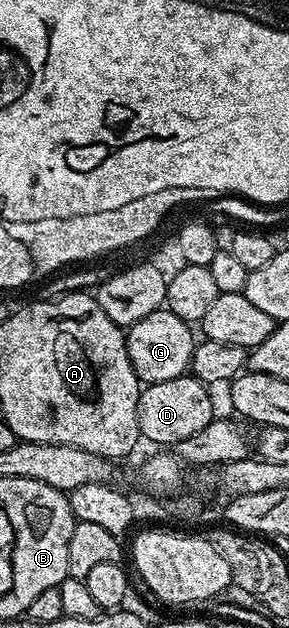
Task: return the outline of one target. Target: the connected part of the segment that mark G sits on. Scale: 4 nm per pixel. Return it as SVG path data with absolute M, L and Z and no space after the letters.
M165 306L147 314L147 318L128 325L125 332L127 354L142 385L171 382L171 378L179 378L190 371L195 339L193 340L193 332L189 328L192 328L190 321L179 318L179 314L169 311Z

